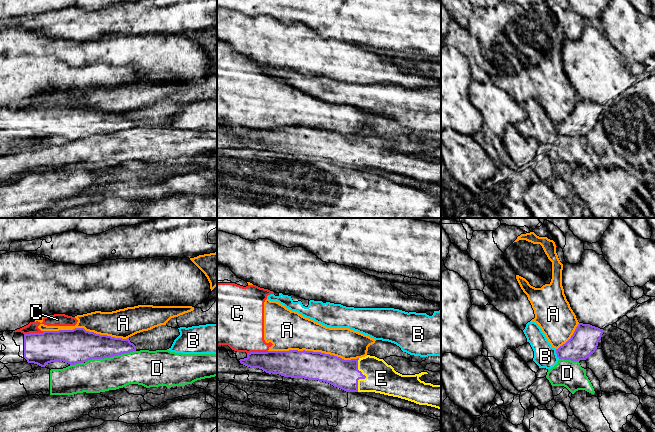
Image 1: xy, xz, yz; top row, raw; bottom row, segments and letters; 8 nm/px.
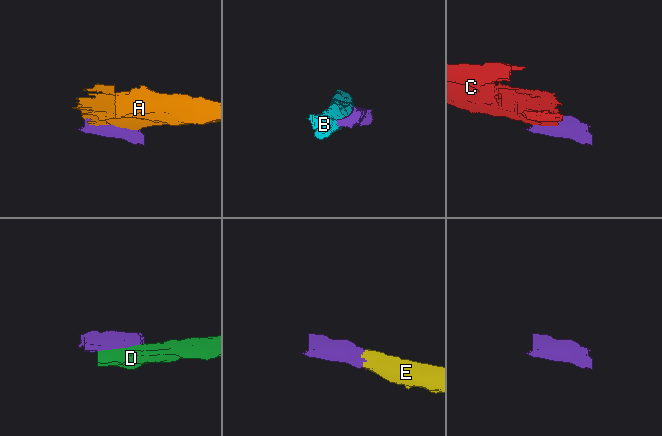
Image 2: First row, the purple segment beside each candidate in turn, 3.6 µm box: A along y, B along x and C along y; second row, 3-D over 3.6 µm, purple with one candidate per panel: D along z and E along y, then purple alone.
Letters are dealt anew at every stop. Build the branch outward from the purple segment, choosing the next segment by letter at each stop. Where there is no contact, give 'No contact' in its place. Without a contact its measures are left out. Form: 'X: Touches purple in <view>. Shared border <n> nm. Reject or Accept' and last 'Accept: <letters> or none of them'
A: Touches purple in xz. Shared border 750 nm. Reject
B: Touches purple in yz. Shared border 90 nm. Reject
C: Touches purple in xz. Shared border 170 nm. Reject
D: Touches purple in xy. Shared border 420 nm. Reject
E: Touches purple in xz. Shared border 280 nm. Accept
Accept: E

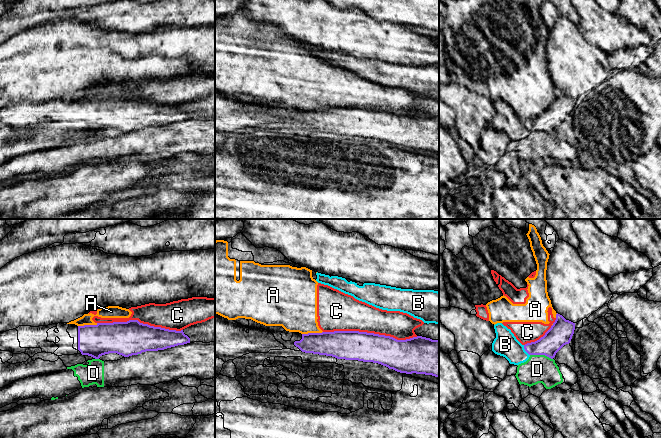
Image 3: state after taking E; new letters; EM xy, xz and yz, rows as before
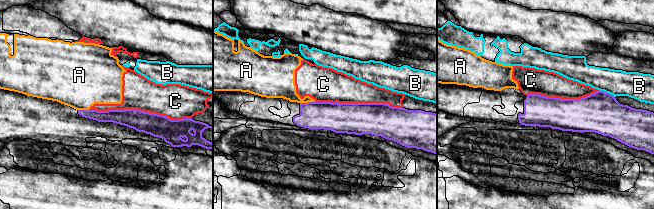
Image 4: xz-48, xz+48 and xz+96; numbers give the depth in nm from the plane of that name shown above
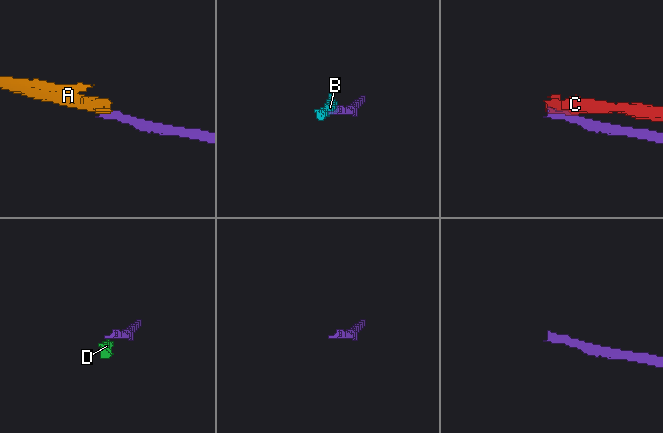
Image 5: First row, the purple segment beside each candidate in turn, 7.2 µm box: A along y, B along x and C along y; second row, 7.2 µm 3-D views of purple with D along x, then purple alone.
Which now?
A: Touches purple in xz. Shared border 170 nm. Reject
B: Touches purple in yz. Shared border 100 nm. Reject
C: Touches purple in xz. Shared border 750 nm. Reject
D: Touches purple in yz. Shared border 190 nm. Reject
Accept: none of them

